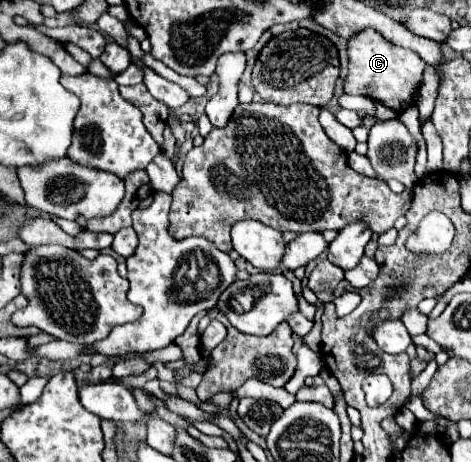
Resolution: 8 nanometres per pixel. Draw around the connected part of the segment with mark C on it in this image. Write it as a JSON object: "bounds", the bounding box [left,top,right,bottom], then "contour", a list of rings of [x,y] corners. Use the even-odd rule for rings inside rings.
{"bounds":[344,29,426,109],"contour":[[[366,29],[358,31],[358,35],[352,35],[348,39],[348,59],[350,65],[348,65],[348,75],[344,79],[344,93],[372,95],[394,109],[406,109],[412,105],[412,95],[422,83],[422,73],[426,67],[420,55],[396,47],[394,43],[388,43],[378,31]]]}

